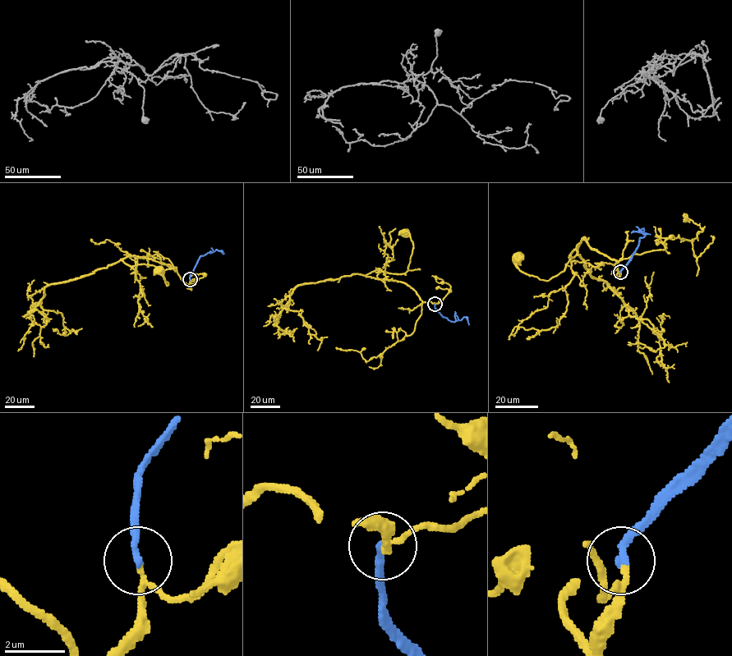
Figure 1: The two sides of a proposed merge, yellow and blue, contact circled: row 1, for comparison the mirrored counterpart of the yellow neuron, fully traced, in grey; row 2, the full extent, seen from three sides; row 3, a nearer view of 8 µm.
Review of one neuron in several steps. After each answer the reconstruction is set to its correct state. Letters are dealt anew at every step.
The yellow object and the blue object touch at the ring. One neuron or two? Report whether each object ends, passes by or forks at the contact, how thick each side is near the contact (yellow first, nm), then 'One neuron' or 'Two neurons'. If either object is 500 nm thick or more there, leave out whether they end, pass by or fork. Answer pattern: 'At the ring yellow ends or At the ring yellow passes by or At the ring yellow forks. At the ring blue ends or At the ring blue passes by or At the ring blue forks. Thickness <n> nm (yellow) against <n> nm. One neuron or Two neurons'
At the ring yellow passes by. At the ring blue ends. Thickness 140 nm (yellow) against 240 nm. One neuron

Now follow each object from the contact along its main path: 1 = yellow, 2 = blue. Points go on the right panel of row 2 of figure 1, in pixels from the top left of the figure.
1: (620, 272), (619, 278), (618, 263), (584, 237), (565, 268), (548, 280), (523, 272), (517, 256)
2: (620, 272), (637, 246), (640, 237), (645, 236), (643, 228), (639, 230), (650, 235)

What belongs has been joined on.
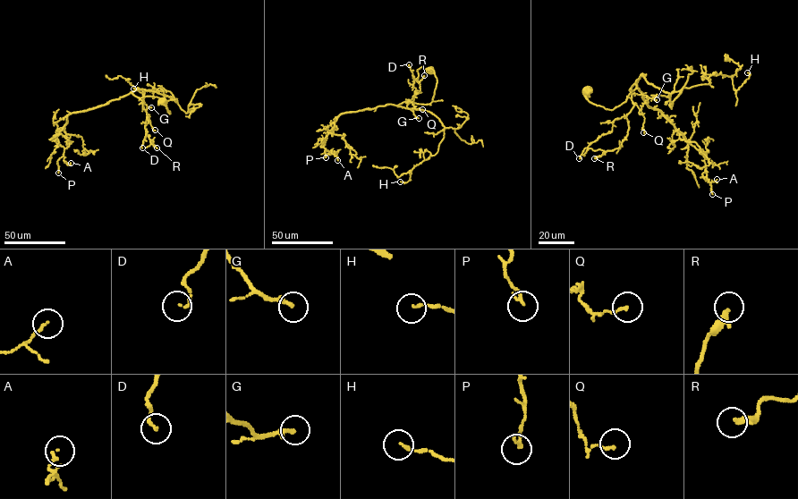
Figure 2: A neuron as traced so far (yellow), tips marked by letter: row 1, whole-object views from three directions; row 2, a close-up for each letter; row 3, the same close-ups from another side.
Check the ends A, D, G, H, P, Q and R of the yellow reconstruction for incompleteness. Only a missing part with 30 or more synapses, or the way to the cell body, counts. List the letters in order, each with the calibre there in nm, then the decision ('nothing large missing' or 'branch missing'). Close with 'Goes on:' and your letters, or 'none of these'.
A: 150 nm | nothing large missing
D: 100 nm | nothing large missing
G: 240 nm | nothing large missing
H: 130 nm | nothing large missing
P: 170 nm | nothing large missing
Q: 130 nm | nothing large missing
R: 340 nm | nothing large missing
Goes on: none of these

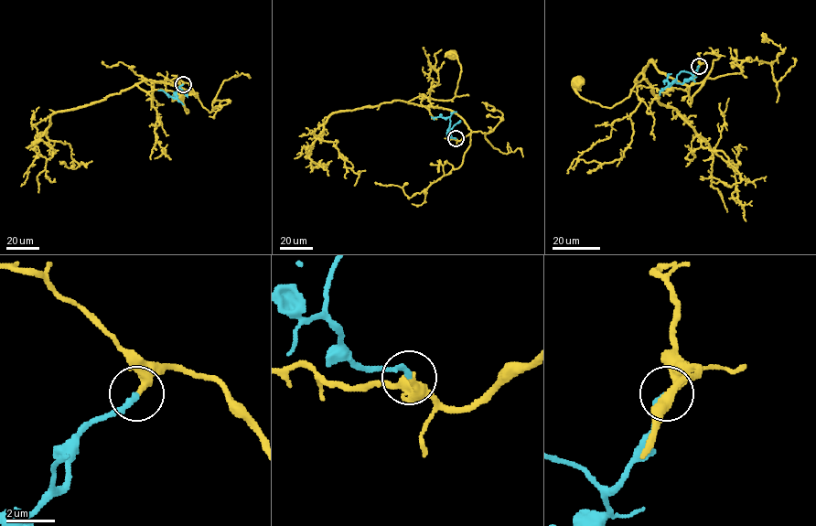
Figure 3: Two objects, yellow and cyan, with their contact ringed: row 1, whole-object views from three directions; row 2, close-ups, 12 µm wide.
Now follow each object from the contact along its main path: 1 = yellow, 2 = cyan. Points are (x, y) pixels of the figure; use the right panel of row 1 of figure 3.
1: (699, 66), (687, 86), (662, 73), (651, 59), (630, 94), (611, 107), (584, 99), (574, 89), (576, 80)
2: (699, 66), (692, 77), (681, 83), (672, 82), (667, 86), (667, 74)

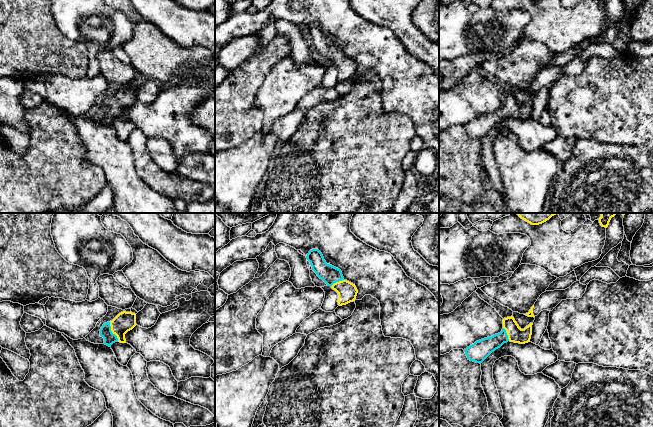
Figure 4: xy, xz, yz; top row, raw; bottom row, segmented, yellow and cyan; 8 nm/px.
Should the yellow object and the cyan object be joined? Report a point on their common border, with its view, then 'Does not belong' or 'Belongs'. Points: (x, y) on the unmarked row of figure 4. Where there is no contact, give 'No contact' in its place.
Touches yellow at xy (111, 106). Belongs

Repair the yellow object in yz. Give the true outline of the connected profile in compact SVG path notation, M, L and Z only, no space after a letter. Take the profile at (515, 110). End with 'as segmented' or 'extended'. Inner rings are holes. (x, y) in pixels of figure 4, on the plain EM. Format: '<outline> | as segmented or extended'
M513 92L504 94L503 105L500 109L476 117L464 125L464 128L468 136L481 140L492 128L508 117L519 120L530 118L532 101L533 99L530 99L521 105Z | extended

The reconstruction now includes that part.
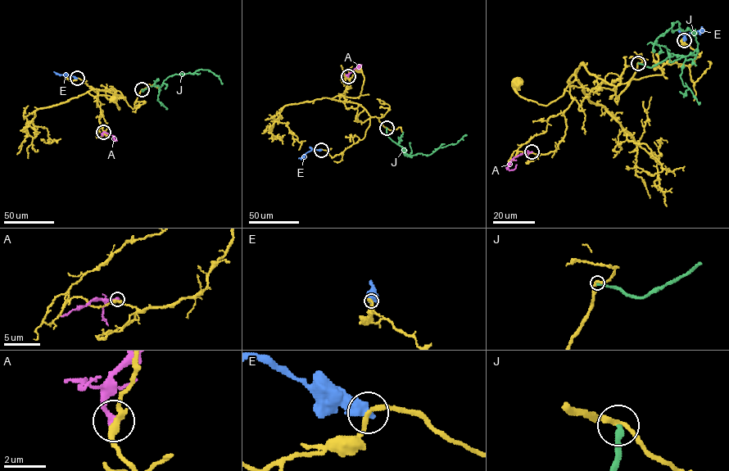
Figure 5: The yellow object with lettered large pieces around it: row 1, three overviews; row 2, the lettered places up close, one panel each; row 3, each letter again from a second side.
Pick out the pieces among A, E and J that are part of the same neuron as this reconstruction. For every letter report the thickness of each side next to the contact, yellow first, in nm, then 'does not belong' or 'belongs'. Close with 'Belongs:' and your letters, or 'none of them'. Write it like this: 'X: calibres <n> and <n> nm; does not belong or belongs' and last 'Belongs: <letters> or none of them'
A: calibres 300 and 340 nm; does not belong
E: calibres 200 and 550 nm; does not belong
J: calibres 240 and 320 nm; belongs
Belongs: J

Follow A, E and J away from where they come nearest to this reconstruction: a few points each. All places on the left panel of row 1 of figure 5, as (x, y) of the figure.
A: (103, 132), (111, 134), (115, 141), (113, 138)
E: (77, 78), (53, 71)
J: (142, 89), (154, 85), (160, 88), (173, 74), (193, 74), (202, 69), (216, 74), (223, 83)

